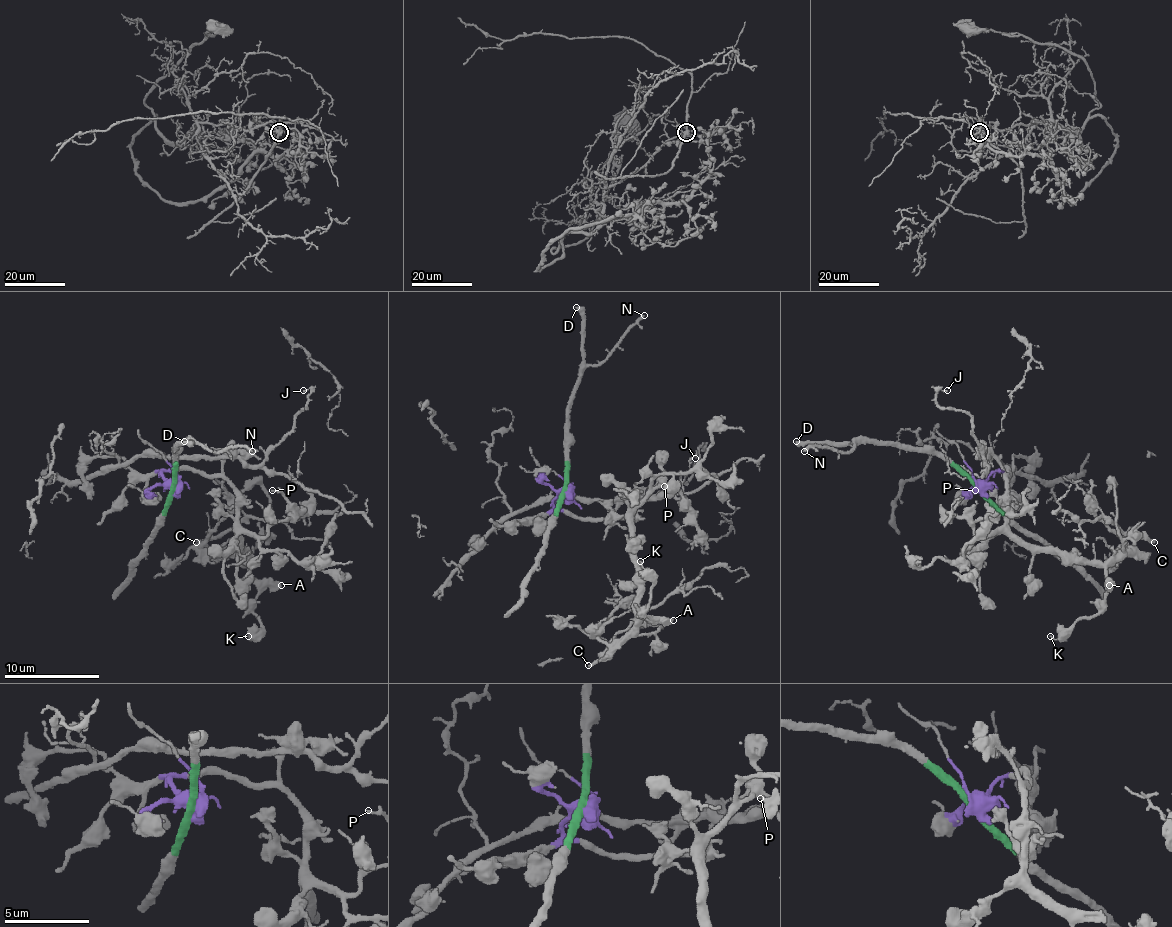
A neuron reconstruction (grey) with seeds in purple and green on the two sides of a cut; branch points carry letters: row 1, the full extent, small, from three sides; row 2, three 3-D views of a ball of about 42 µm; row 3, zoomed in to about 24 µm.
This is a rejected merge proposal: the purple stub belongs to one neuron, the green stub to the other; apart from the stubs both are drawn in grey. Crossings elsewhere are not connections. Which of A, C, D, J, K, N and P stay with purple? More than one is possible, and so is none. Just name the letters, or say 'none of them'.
A, C, J, K, P

